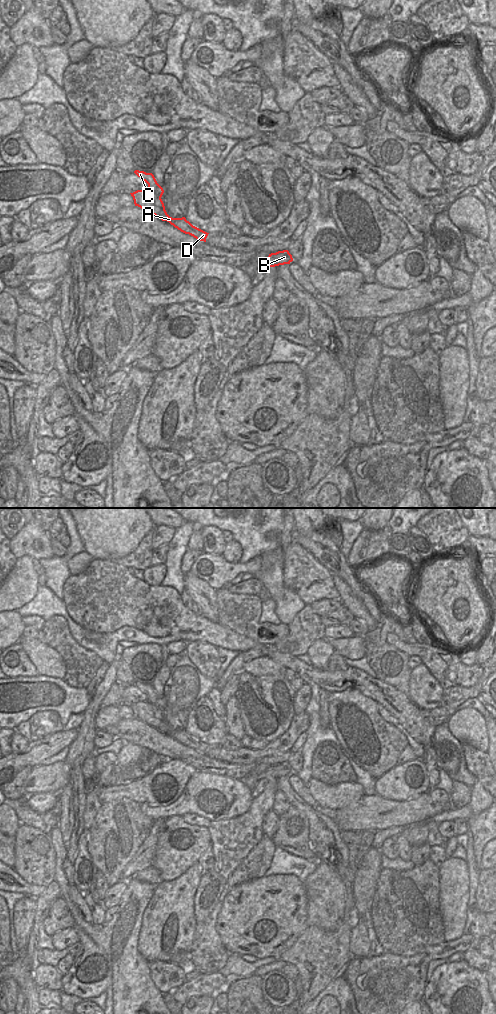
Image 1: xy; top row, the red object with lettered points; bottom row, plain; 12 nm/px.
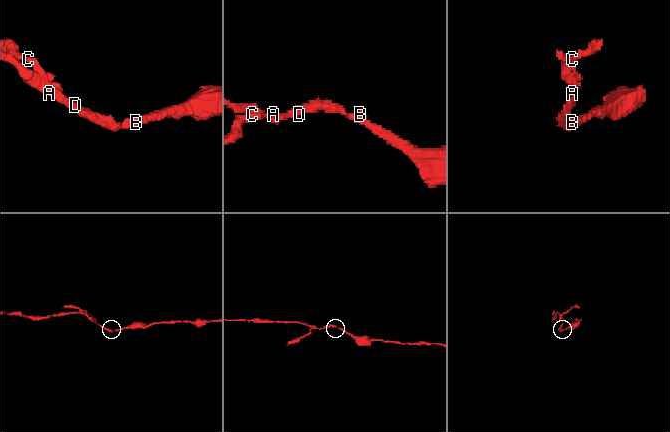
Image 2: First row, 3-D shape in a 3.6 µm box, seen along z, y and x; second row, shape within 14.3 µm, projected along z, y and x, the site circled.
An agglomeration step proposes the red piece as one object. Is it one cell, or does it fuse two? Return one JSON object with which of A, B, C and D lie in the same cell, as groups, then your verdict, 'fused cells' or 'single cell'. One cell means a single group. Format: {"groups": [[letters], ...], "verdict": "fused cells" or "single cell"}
{"groups": [["A", "B", "D"], ["C"]], "verdict": "fused cells"}

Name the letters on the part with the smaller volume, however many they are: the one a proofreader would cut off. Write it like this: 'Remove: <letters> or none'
Remove: C

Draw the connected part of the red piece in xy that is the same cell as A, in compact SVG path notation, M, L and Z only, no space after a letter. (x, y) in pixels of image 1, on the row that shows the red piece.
M148 188L145 190L137 190L130 193L133 197L135 206L155 215L162 221L167 221L175 228L180 230L185 234L189 234L199 241L206 242L206 238L209 233L193 226L185 217L182 218L172 218L170 217L166 210L162 199L153 191Z

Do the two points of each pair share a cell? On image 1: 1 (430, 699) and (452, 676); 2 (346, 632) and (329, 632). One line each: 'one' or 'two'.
1: two
2: one

